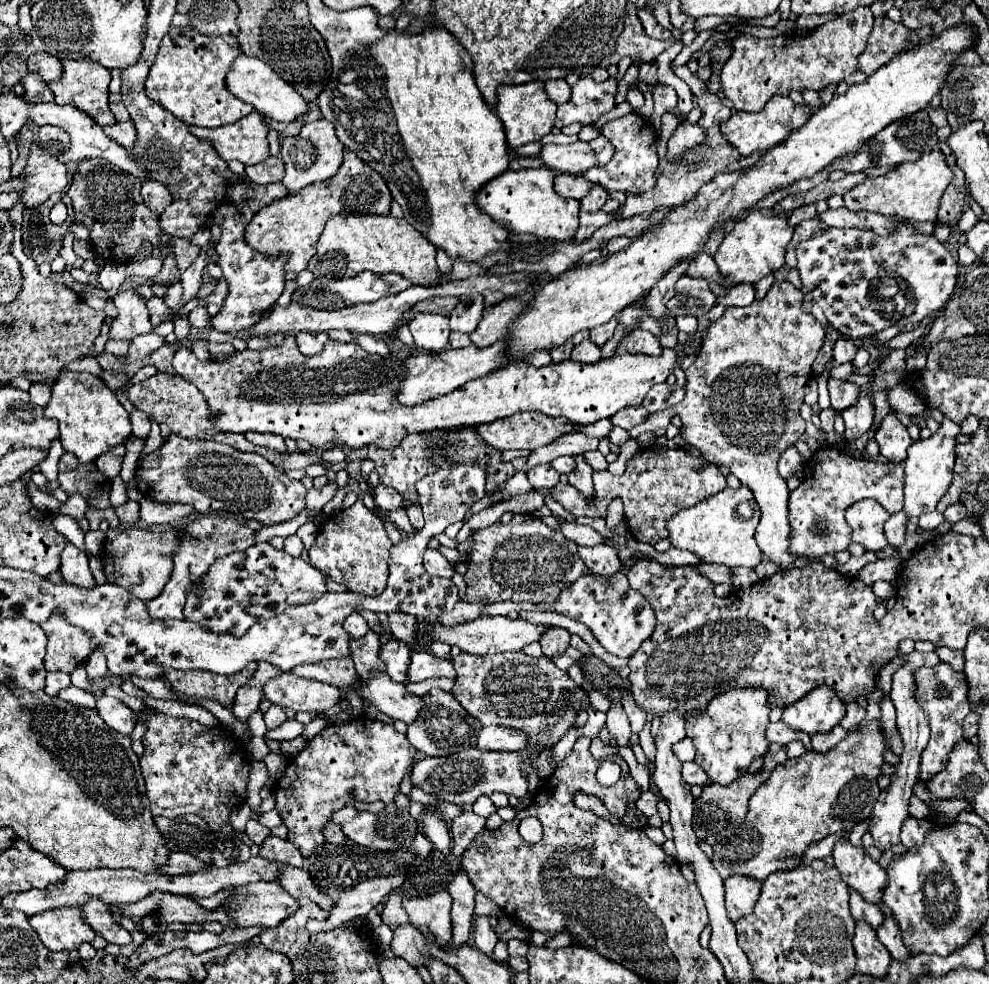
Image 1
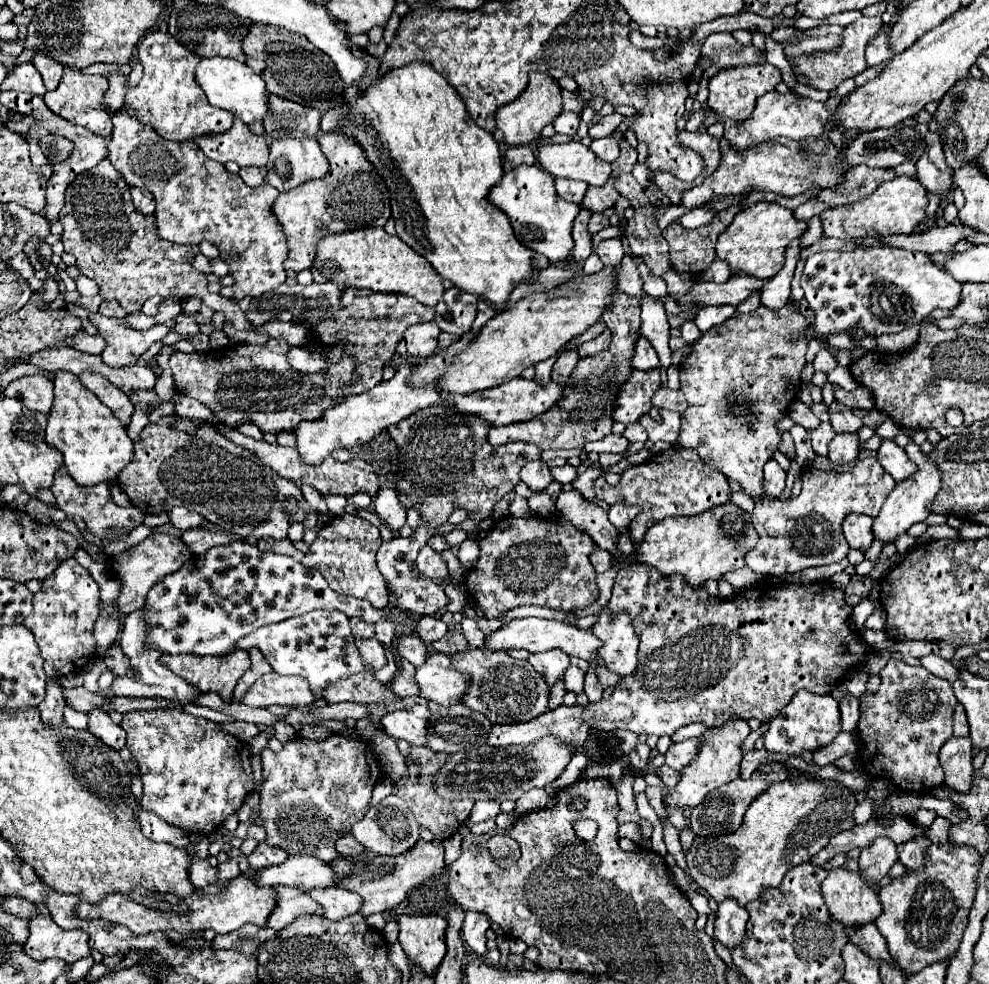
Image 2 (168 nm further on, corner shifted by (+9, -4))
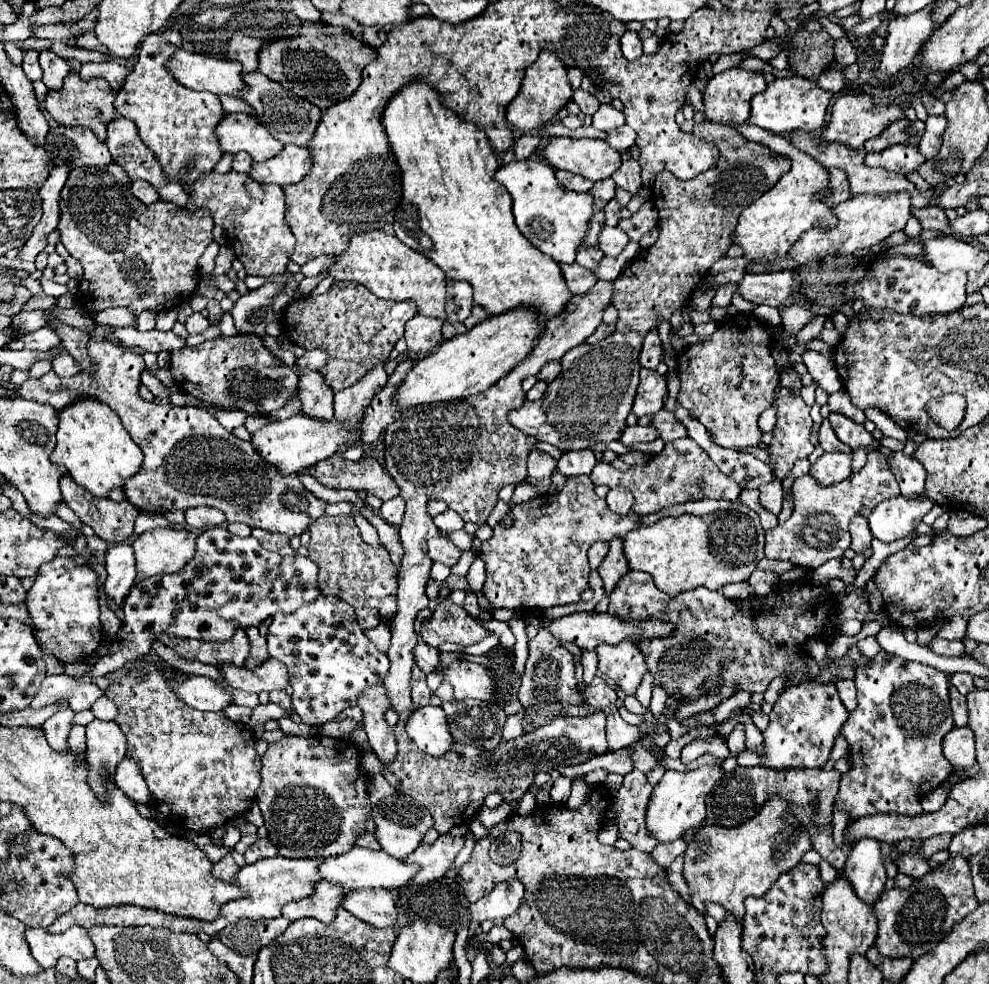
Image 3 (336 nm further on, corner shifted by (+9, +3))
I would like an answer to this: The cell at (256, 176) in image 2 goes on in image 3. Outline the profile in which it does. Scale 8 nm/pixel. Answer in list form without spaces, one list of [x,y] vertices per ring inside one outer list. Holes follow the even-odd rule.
[[[237,152],[235,158],[233,158],[233,162],[231,162],[231,170],[235,170],[235,172],[249,172],[251,162],[253,162],[253,160],[249,158],[249,154]]]

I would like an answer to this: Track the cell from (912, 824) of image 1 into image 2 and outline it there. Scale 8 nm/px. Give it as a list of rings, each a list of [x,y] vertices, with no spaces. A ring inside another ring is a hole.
[[[915,837],[907,843],[899,843],[897,845],[897,853],[899,853],[899,861],[907,867],[907,869],[919,869],[921,861],[923,861],[923,853],[925,849],[931,845],[929,837]]]

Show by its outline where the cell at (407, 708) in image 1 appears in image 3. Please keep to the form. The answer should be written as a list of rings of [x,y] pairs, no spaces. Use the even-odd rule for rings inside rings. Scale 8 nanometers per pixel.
[[[441,706],[415,710],[407,722],[407,734],[415,740],[419,750],[435,758],[445,756],[455,744],[447,726],[447,714]]]

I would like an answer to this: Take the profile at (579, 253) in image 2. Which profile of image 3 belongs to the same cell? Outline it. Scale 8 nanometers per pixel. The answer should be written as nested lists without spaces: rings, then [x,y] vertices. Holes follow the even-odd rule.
[[[583,246],[581,250],[577,250],[577,264],[585,266],[589,270],[597,270],[597,266],[599,266],[599,262],[601,262],[603,256],[605,254],[599,248],[585,248]]]

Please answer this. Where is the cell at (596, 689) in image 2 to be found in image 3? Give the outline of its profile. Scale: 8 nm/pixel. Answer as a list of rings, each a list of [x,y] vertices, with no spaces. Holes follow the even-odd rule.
[[[595,676],[593,682],[587,684],[587,688],[583,690],[583,698],[587,704],[597,706],[607,714],[617,710],[617,694],[601,676]]]

